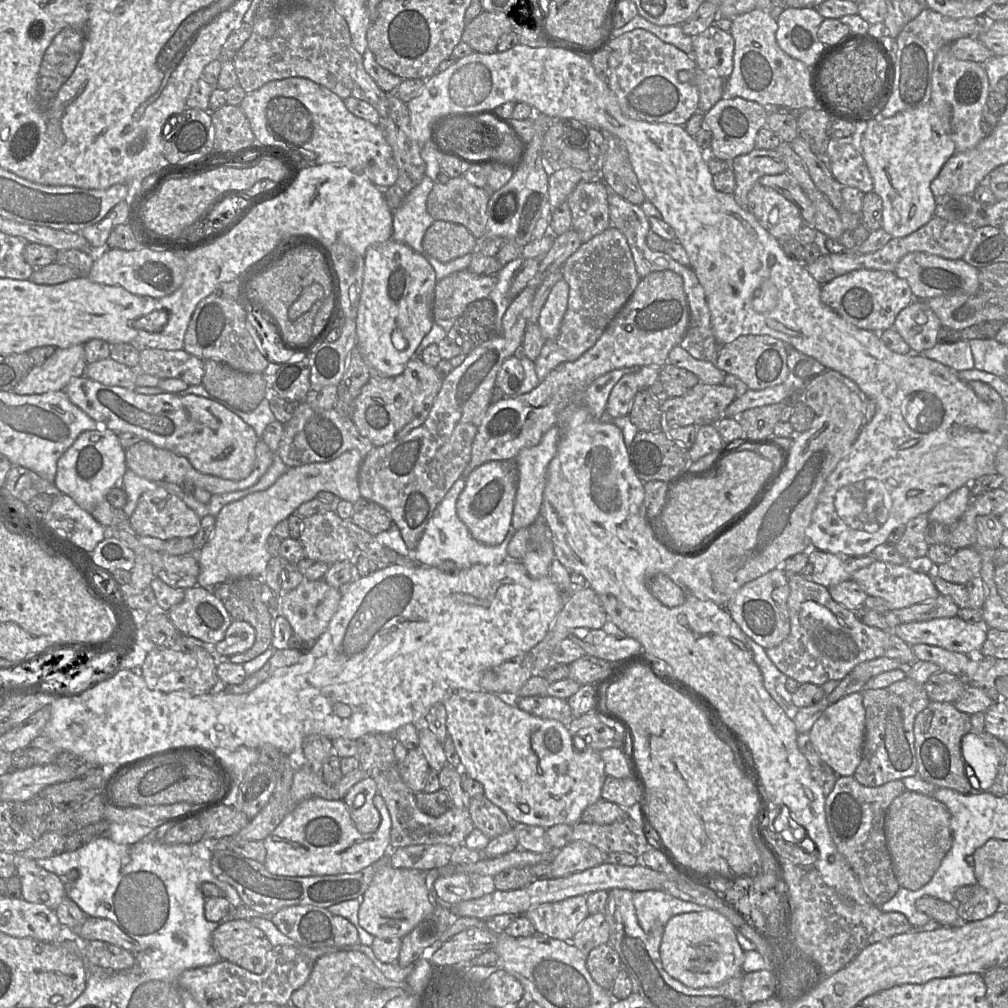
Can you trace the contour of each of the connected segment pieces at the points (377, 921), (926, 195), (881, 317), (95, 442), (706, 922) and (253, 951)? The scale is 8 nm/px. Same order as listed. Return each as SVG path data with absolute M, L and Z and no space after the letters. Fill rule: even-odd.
M383 866L363 894L359 907L359 924L378 938L404 937L429 915L435 907L435 897L427 886L426 872L409 868Z
M931 103L885 118L879 112L867 122L861 154L873 179L873 191L882 200L882 227L892 238L905 237L935 216L931 182L956 153L956 146Z
M859 269L838 276L821 286L821 301L850 324L879 333L893 326L897 315L914 300L905 279L894 272Z
M98 425L96 430L82 432L58 460L56 488L90 514L100 502L106 500L110 489L122 488L122 478L128 468L125 449L120 445L117 435Z
M713 909L673 916L665 925L659 948L664 970L683 985L693 988L718 987L742 972L744 951L741 949L734 926Z
M227 918L213 931L212 945L222 960L234 963L246 970L260 974L267 967L267 954L273 949L266 935L251 923L251 919Z

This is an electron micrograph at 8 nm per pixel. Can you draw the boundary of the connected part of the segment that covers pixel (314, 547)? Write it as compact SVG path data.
M336 511L320 512L303 518L299 539L304 549L304 558L329 565L354 561L359 554L344 527L344 520Z

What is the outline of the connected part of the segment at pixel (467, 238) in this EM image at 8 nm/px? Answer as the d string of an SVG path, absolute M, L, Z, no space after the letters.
M438 220L426 230L422 246L430 256L447 263L475 252L479 243L463 225Z

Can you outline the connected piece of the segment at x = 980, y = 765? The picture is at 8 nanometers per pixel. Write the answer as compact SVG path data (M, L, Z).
M973 731L962 738L962 756L980 783L980 789L987 791L994 783L998 770L998 756L978 734Z

